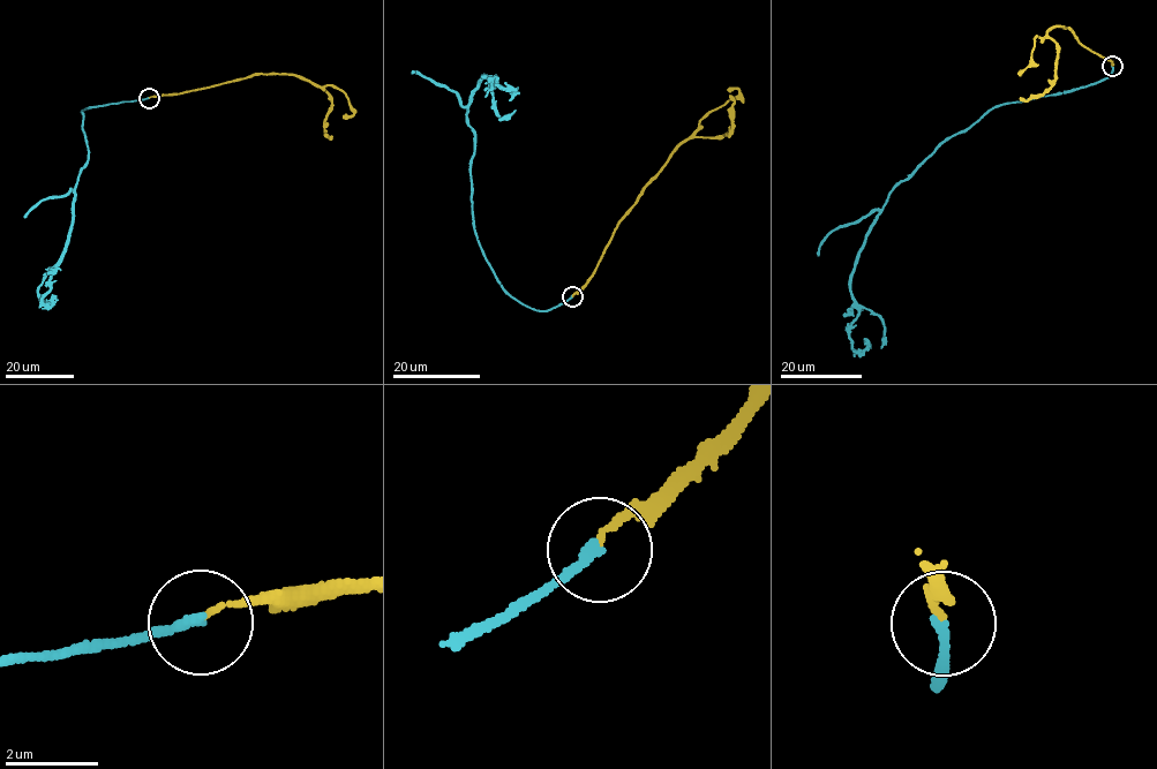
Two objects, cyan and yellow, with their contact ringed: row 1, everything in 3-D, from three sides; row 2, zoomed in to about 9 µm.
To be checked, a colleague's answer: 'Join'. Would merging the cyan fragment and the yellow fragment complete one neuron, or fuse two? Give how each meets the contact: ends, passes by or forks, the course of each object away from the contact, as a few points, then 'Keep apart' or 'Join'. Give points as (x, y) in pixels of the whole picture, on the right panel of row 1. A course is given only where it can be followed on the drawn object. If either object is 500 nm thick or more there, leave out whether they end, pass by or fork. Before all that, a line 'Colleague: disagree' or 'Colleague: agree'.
Colleague: disagree
At the ring cyan ends. At the ring yellow ends. Course of cyan: (1112, 66), (1089, 84), (994, 106), (895, 186), (851, 279), (858, 313), (851, 348), (863, 353), (864, 344). Course of yellow: (1112, 66), (1082, 46), (1068, 28), (1054, 25), (1046, 36), (1057, 45), (1054, 83), (1026, 102), (1020, 97). Keep apart

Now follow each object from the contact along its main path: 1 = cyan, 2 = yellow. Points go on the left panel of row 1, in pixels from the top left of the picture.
1: (149, 98), (81, 112), (89, 157), (75, 188), (69, 236), (42, 298), (50, 306), (58, 300)
2: (149, 98), (258, 74), (293, 74), (329, 95), (331, 108), (324, 134), (330, 140), (331, 135)

